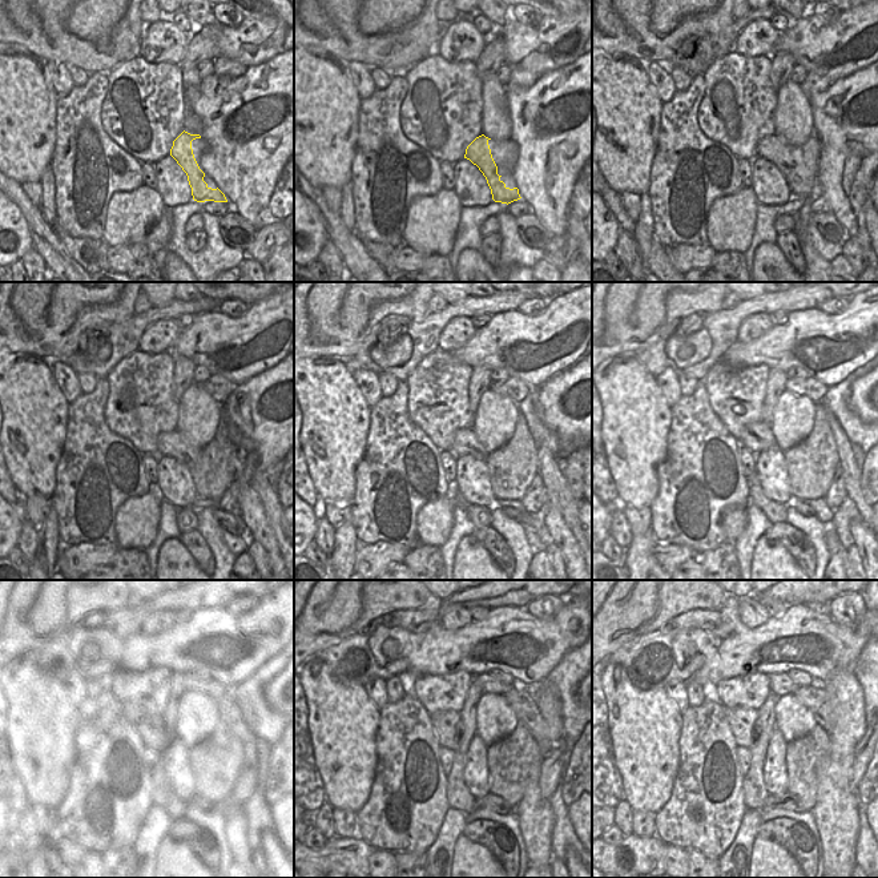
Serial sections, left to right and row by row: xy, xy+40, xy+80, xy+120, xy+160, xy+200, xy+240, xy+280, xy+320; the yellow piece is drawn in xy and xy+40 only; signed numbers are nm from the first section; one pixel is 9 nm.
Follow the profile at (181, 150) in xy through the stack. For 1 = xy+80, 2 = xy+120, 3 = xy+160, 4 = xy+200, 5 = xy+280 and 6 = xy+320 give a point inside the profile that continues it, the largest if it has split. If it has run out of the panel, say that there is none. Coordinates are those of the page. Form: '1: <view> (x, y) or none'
1: xy+80 (773, 148)
2: xy+120 (172, 443)
3: xy+160 (464, 440)
4: xy+200 (757, 437)
5: xy+280 (446, 724)
6: xy+320 (741, 720)

